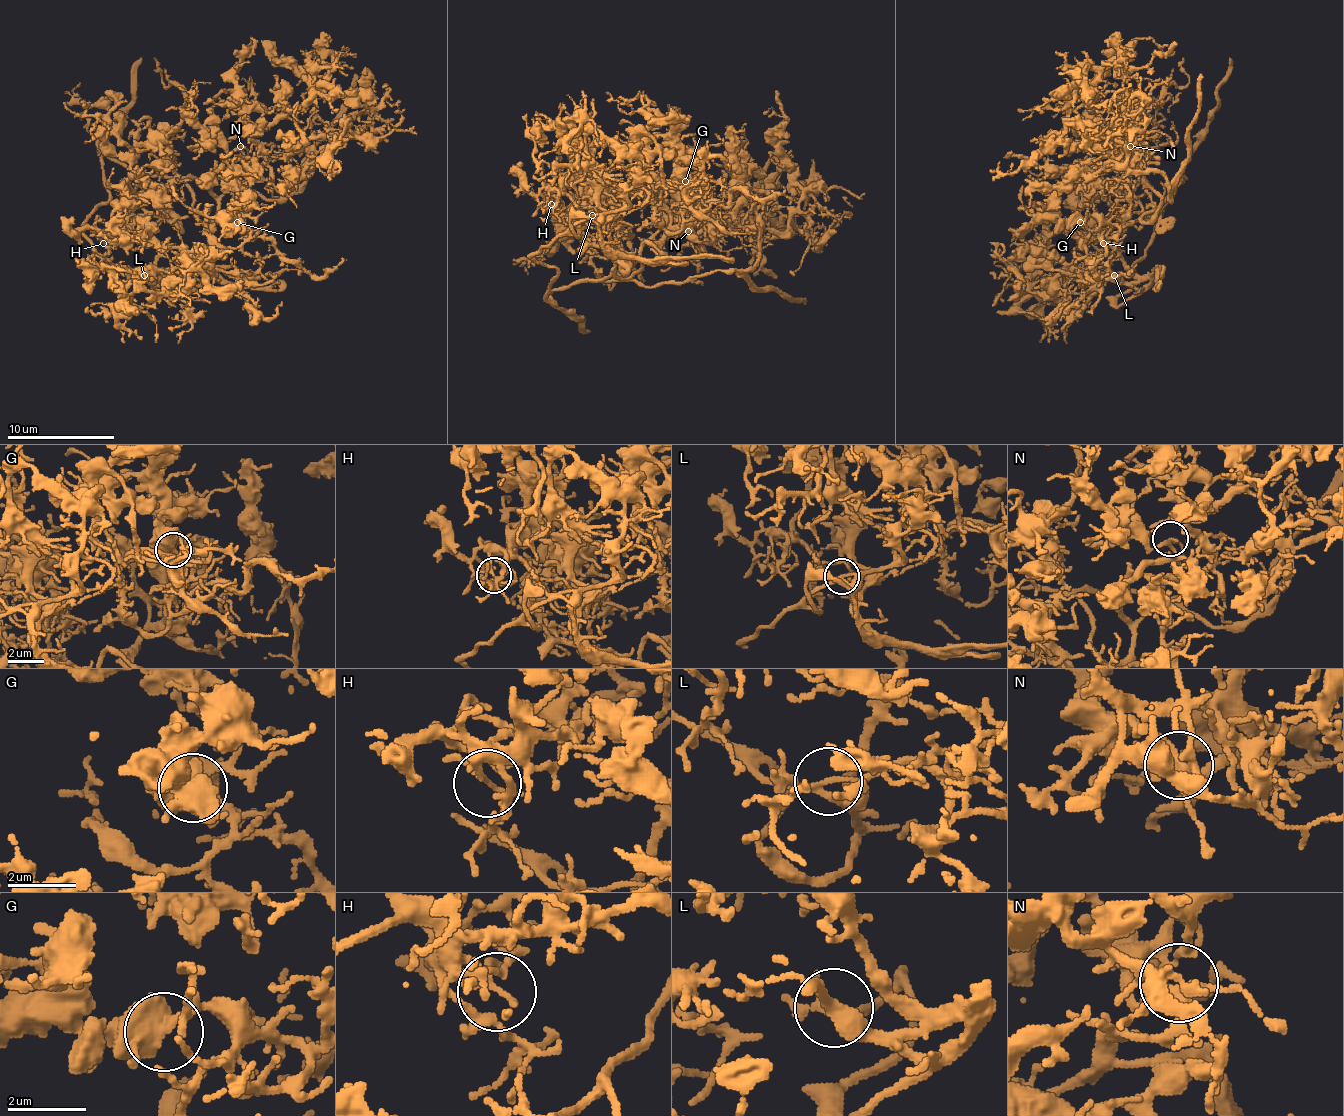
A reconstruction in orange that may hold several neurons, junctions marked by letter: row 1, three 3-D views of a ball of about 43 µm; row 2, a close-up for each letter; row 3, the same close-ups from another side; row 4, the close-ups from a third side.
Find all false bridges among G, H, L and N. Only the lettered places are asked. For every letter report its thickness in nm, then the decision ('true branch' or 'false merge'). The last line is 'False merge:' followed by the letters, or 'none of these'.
G: calibre 480 nm; true branch
H: calibre 130 nm; true branch
L: calibre 160 nm; true branch
N: calibre 190 nm; true branch
False merge: none of these

